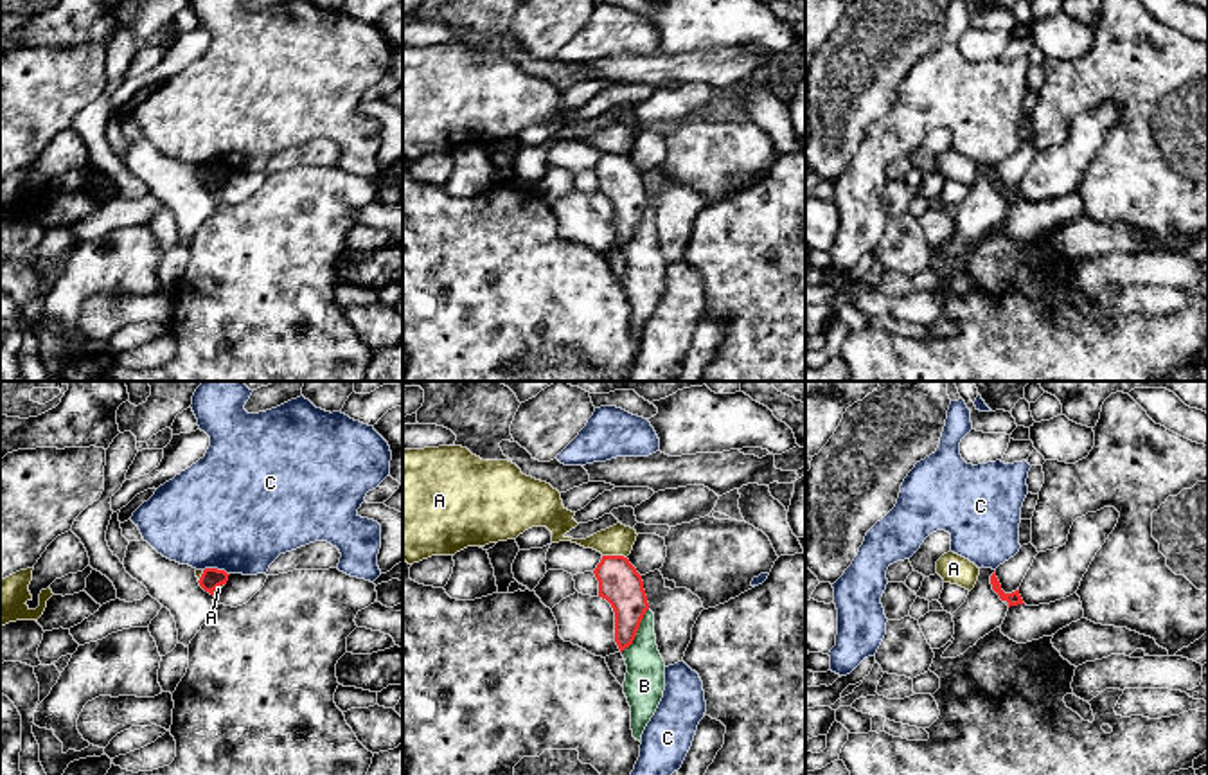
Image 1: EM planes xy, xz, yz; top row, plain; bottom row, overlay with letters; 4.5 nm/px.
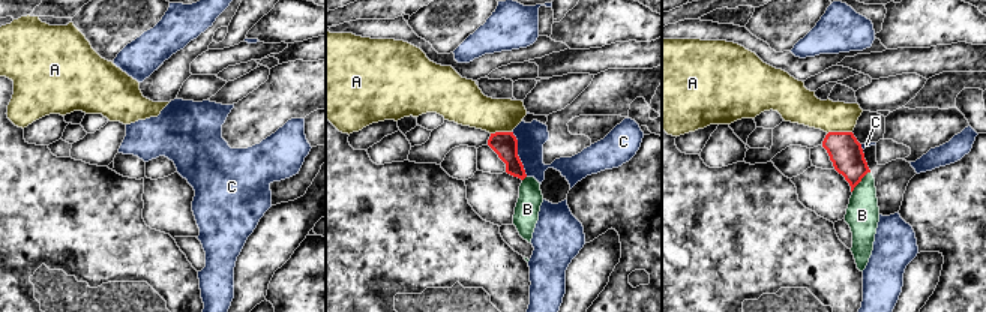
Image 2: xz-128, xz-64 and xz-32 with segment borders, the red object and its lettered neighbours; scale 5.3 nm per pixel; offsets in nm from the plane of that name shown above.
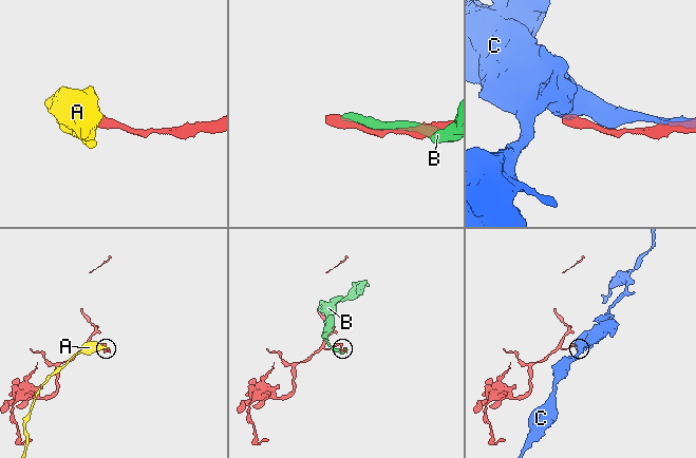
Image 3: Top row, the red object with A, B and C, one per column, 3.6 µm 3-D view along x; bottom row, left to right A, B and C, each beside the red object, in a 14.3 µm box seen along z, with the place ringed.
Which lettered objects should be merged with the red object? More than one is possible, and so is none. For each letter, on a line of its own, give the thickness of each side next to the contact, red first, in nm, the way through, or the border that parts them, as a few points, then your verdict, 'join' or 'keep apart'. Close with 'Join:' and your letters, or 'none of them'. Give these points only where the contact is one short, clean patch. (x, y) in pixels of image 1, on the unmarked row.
A: 190/140 nm | keep apart
B: 190/180 nm | keep apart
C: 90/500 nm | keep apart
Join: none of them

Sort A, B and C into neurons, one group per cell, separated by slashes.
A / B / C

